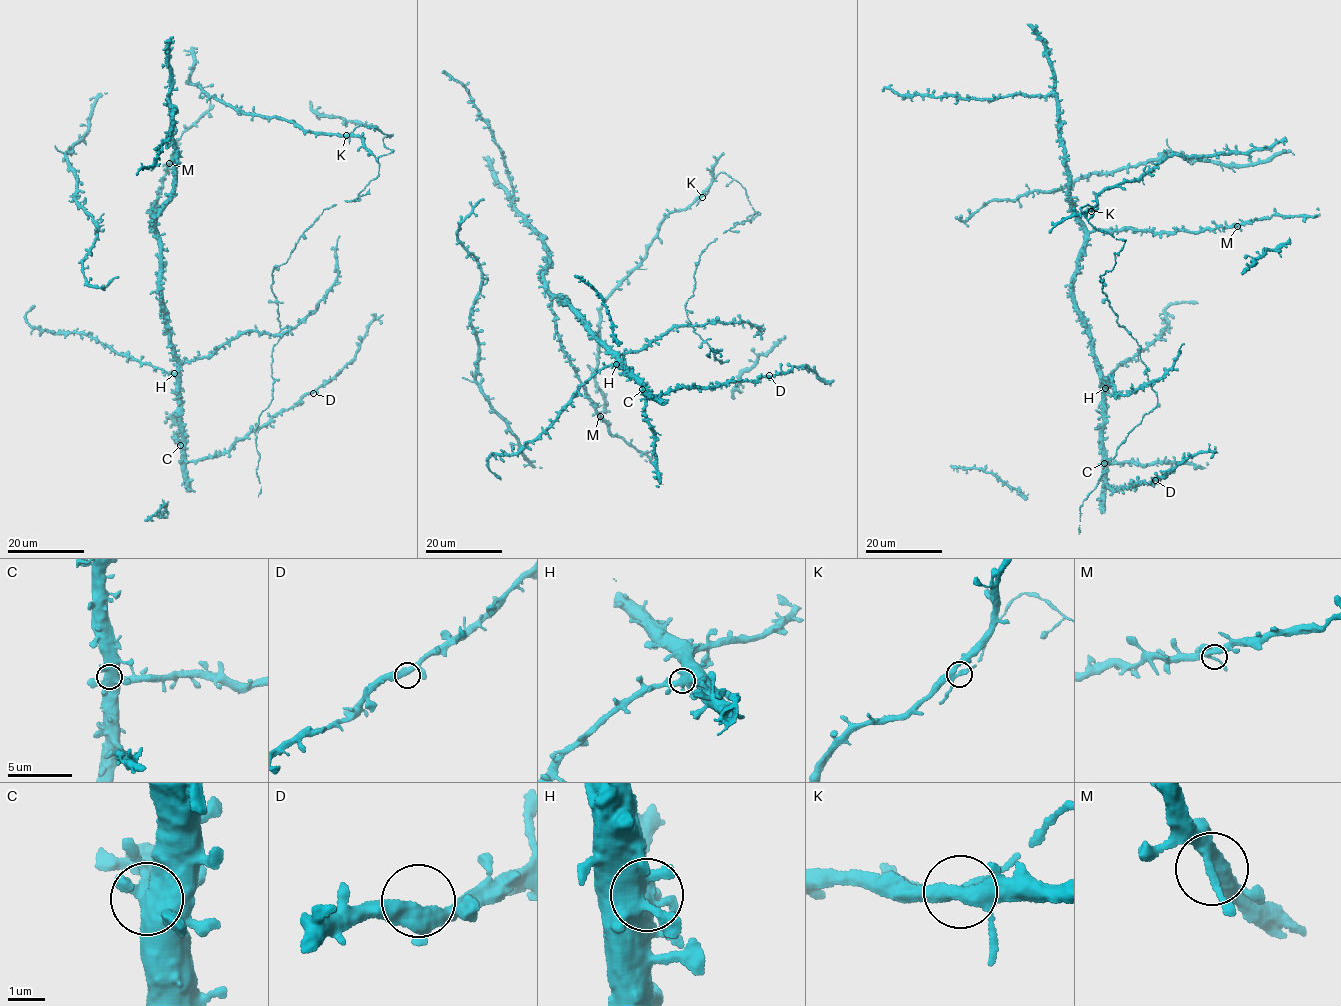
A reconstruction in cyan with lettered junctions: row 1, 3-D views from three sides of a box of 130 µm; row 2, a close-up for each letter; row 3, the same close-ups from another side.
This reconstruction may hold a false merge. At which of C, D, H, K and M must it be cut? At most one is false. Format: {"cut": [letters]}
{"cut": ["K"]}

